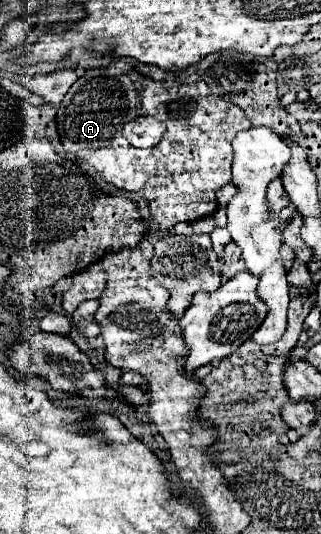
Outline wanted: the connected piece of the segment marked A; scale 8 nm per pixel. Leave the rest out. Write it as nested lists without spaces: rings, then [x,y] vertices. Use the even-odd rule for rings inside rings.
[[[125,60],[85,70],[85,74],[69,88],[57,110],[57,130],[63,140],[65,152],[87,160],[107,182],[115,184],[117,188],[127,192],[141,192],[143,198],[149,202],[153,222],[163,230],[173,228],[177,222],[193,222],[205,218],[217,210],[215,192],[231,180],[231,140],[237,136],[237,132],[249,128],[251,122],[245,112],[237,104],[213,96],[205,82],[157,82],[149,76],[139,74]],[[135,116],[155,116],[159,122],[165,124],[167,134],[155,148],[133,148],[123,138],[121,130],[125,122]]]

